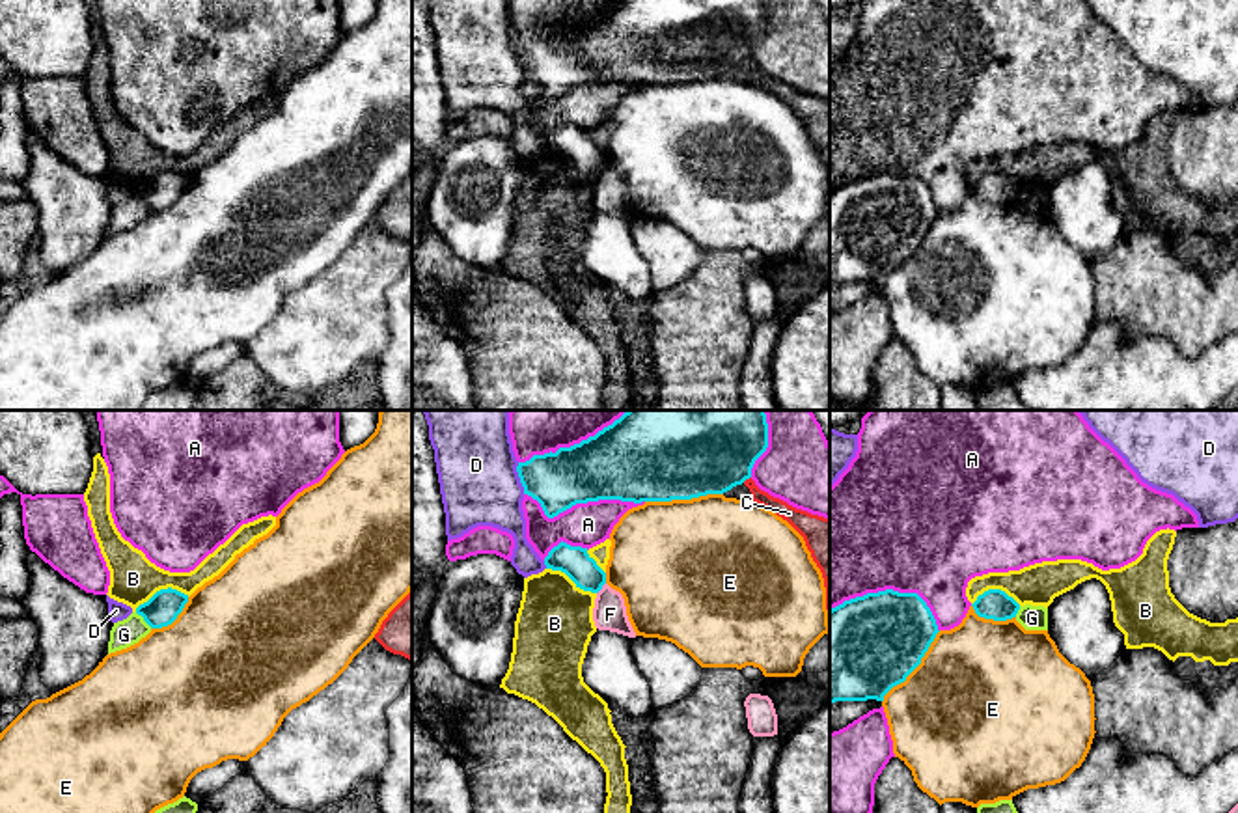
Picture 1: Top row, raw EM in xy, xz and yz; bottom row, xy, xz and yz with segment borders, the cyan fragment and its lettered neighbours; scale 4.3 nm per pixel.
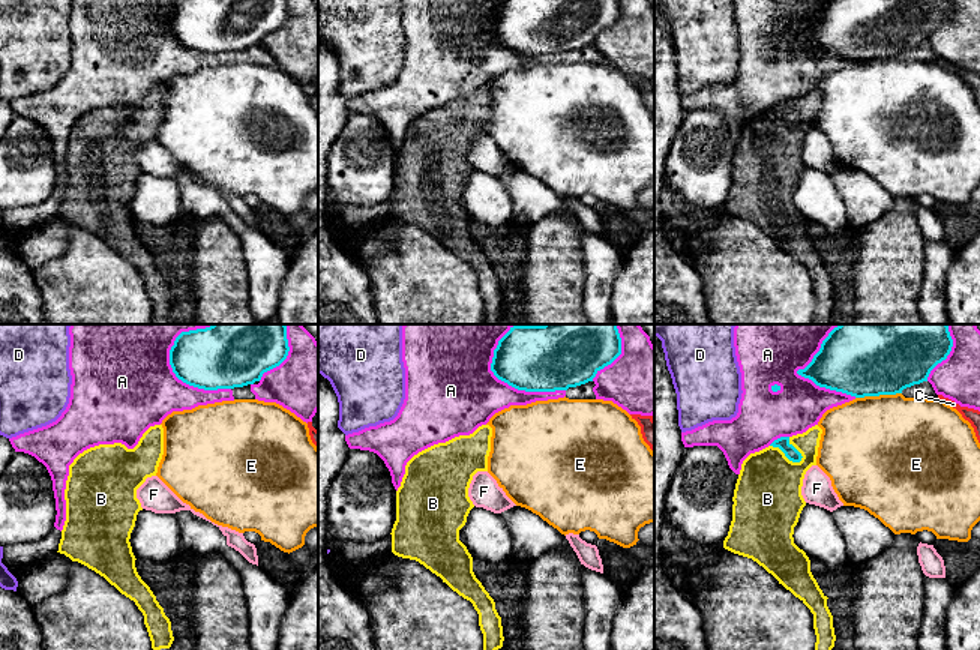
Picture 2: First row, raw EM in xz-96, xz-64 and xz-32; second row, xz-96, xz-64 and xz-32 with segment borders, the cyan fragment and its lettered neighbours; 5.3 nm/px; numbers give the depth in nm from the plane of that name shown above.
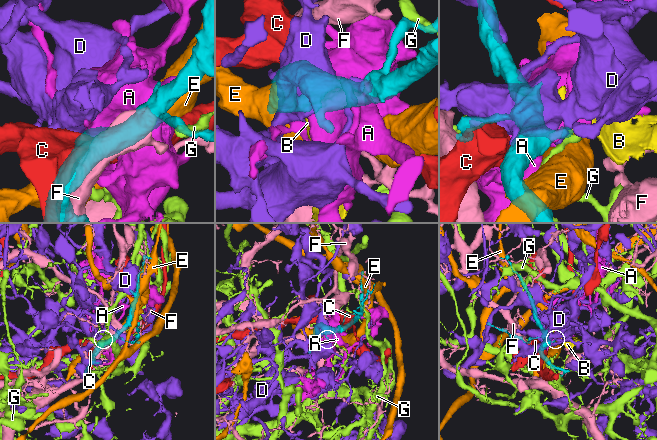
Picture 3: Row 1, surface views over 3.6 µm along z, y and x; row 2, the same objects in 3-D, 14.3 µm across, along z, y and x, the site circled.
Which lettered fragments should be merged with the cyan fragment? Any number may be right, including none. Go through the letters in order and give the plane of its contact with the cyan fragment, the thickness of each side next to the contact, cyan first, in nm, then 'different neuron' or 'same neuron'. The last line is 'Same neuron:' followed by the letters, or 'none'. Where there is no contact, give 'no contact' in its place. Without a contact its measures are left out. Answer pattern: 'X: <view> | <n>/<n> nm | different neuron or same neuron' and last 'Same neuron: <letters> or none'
A: xz | 340/190 nm | different neuron
B: xy | 140/200 nm | different neuron
C: xz | 340/70 nm | different neuron
D: xz | 260/340 nm | different neuron
E: xz | 360/500 nm | different neuron
F: xz | 140/140 nm | different neuron
G: xy | 140/120 nm | different neuron
Same neuron: none

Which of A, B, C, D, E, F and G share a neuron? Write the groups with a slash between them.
A / B / C / D / E / F / G

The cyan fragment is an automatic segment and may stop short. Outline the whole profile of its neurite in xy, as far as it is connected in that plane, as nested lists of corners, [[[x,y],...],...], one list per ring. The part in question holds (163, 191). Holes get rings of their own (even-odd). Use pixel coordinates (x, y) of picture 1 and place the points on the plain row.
[[[168,170],[157,173],[147,185],[140,186],[136,196],[142,198],[151,211],[162,211],[177,201],[186,185],[188,177]]]

